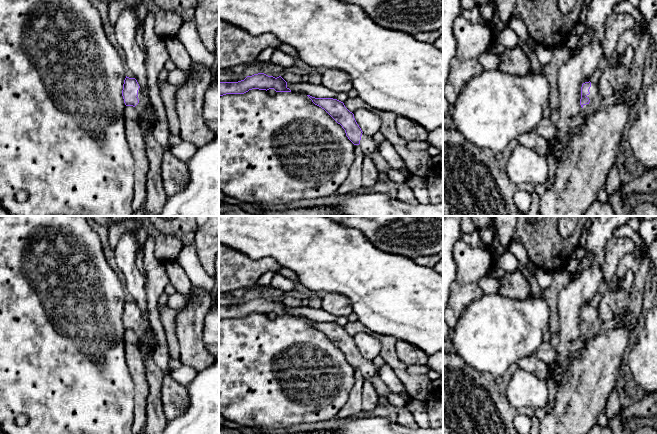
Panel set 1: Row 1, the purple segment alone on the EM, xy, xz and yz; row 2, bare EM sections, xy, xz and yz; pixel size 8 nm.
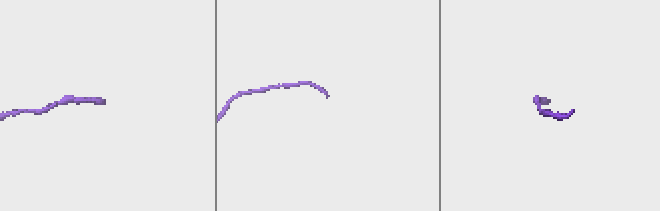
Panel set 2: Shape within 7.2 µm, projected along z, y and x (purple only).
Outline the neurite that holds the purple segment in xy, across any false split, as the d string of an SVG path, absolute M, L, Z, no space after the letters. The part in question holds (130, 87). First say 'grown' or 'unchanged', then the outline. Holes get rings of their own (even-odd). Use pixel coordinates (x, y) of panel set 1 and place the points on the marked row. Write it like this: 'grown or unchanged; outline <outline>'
grown; outline M127 76L124 80L122 96L125 105L133 106L139 114L143 112L146 104L151 103L150 99L143 94L137 80Z

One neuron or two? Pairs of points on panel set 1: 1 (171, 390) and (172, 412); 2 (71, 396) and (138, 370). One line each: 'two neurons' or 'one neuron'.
1: one neuron
2: two neurons

